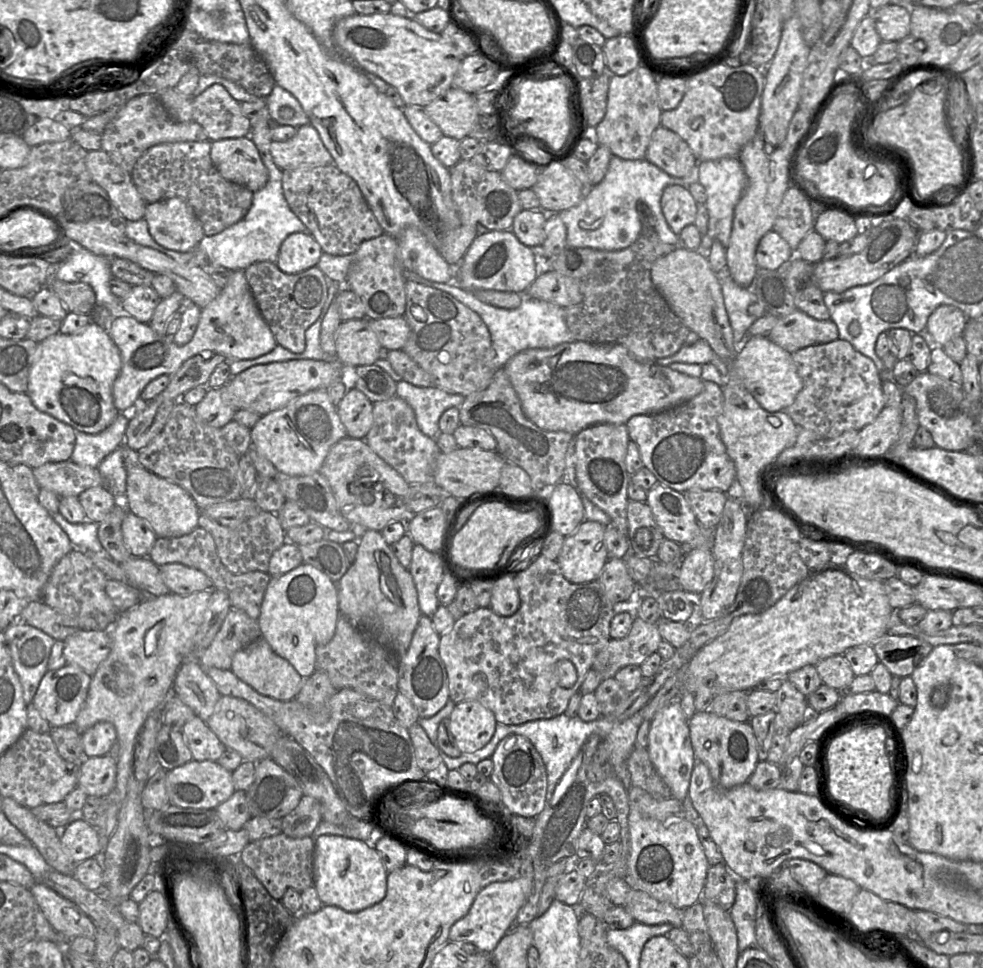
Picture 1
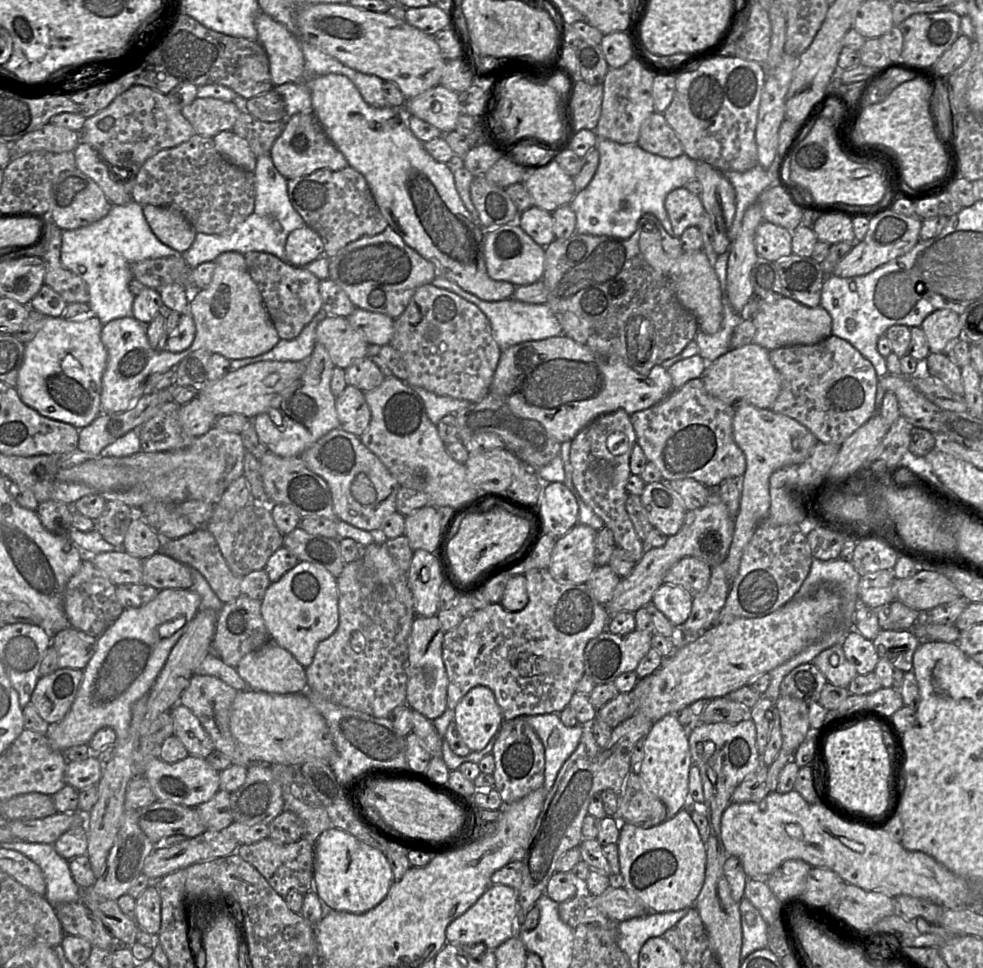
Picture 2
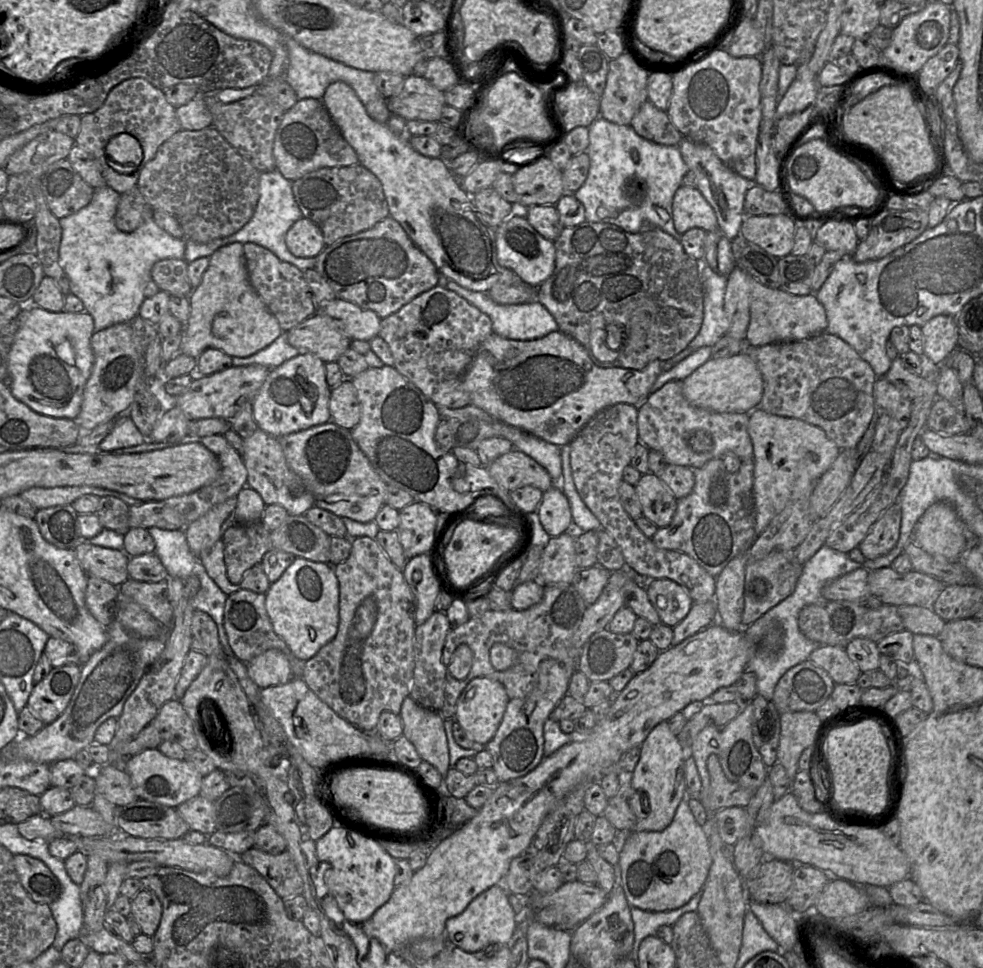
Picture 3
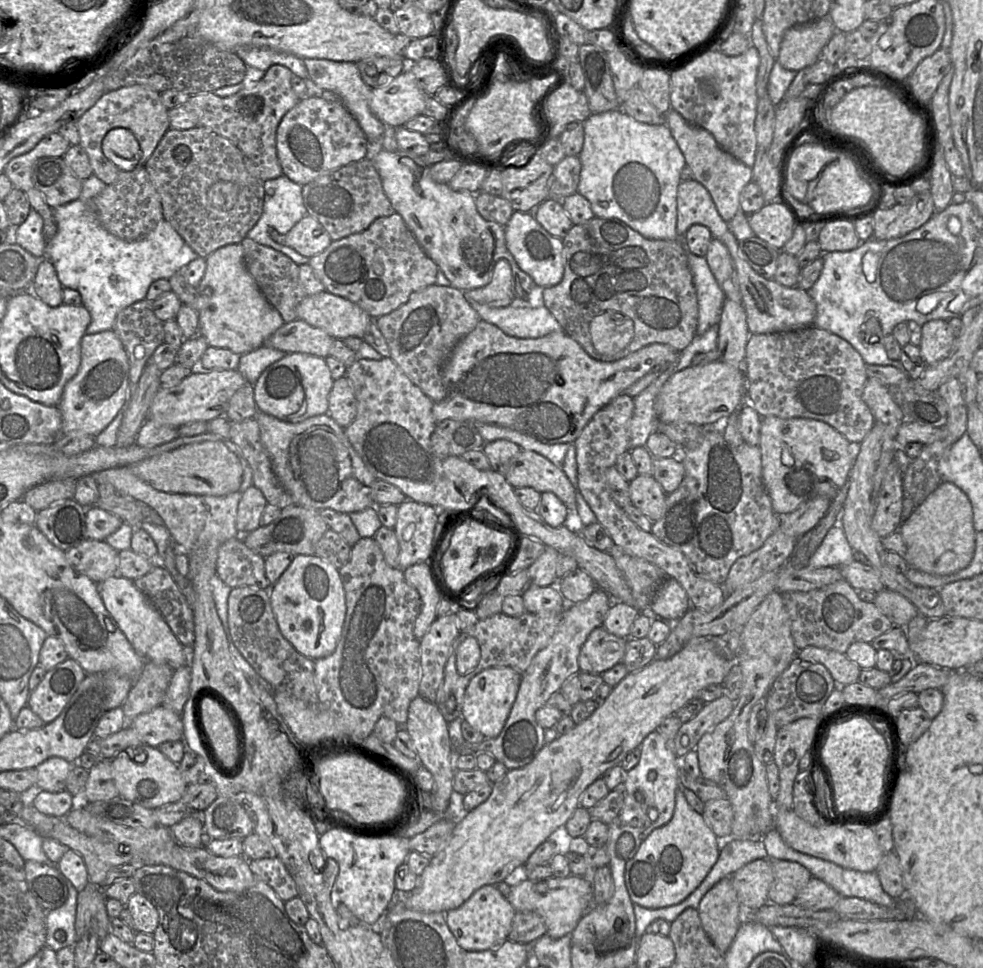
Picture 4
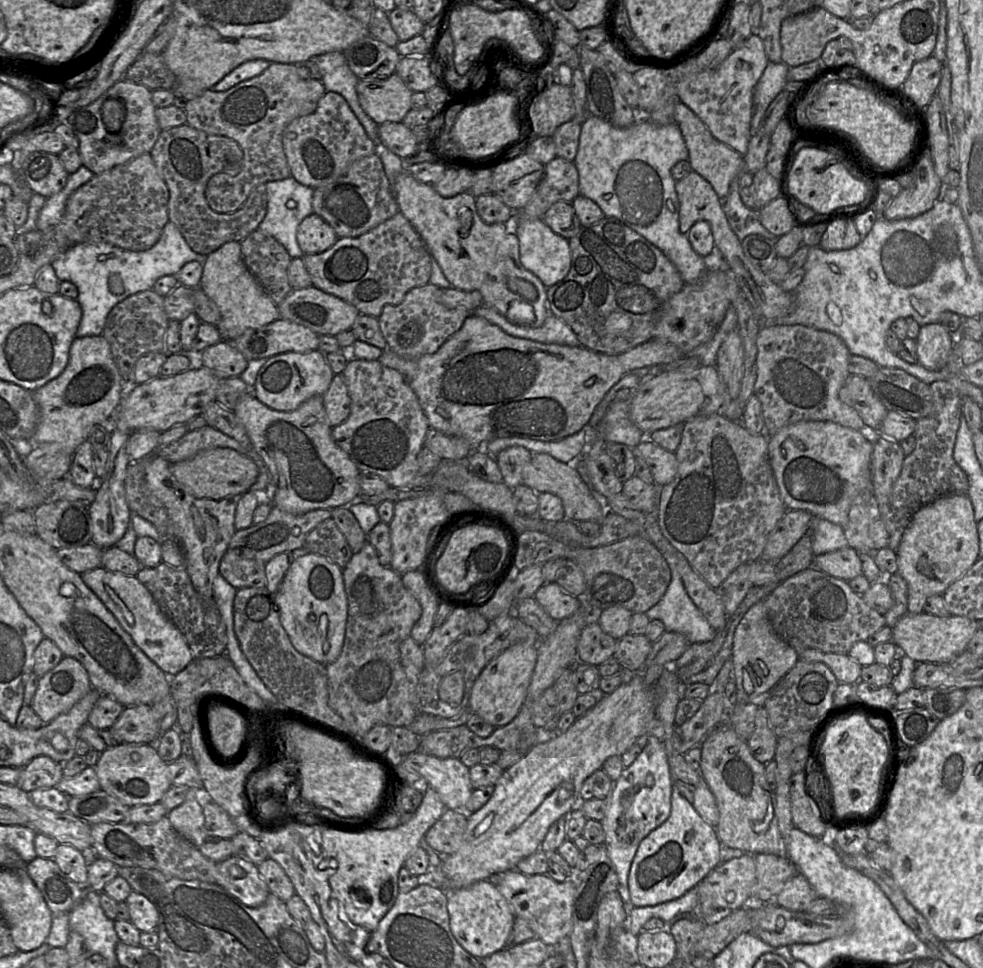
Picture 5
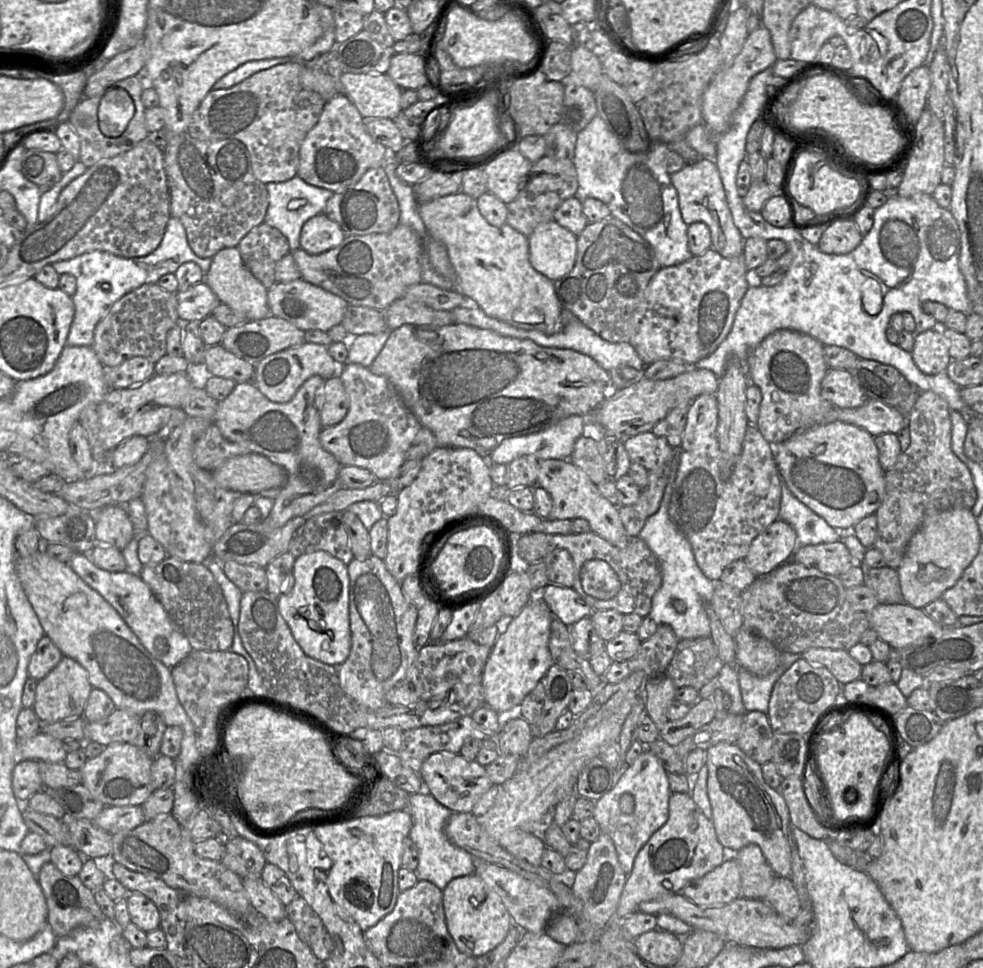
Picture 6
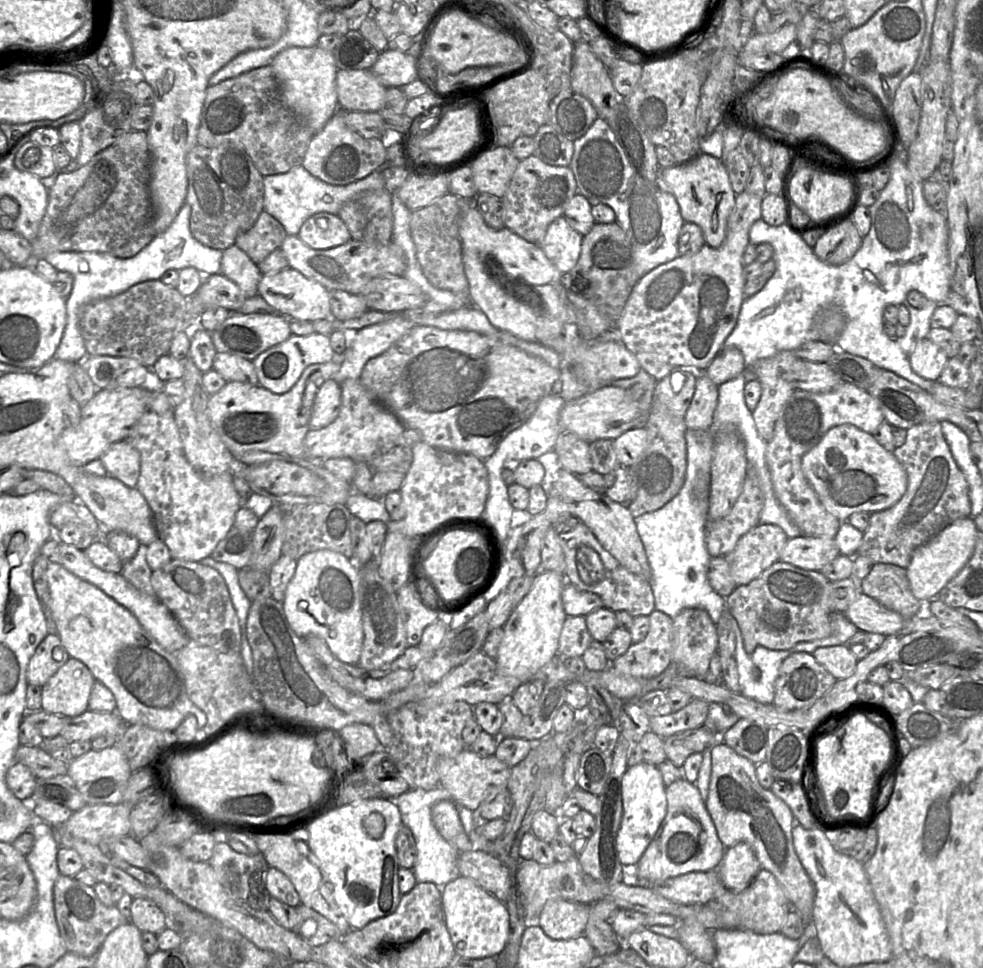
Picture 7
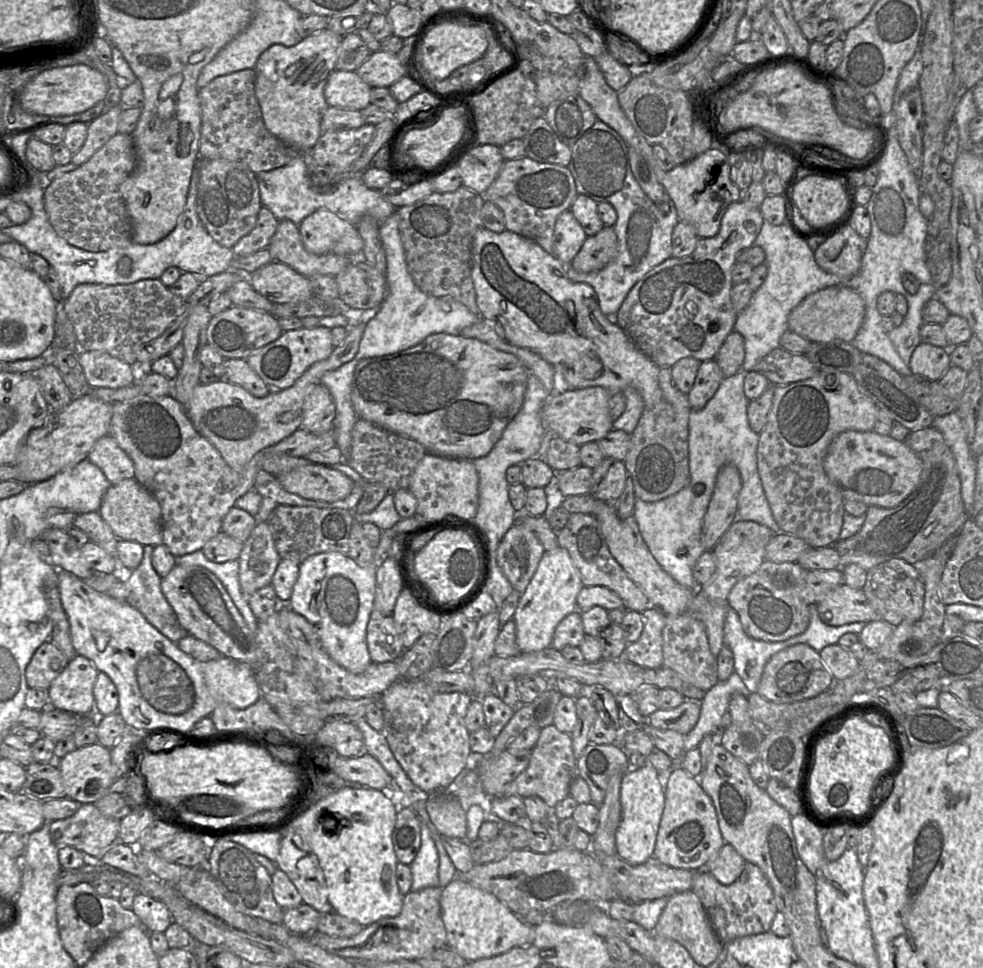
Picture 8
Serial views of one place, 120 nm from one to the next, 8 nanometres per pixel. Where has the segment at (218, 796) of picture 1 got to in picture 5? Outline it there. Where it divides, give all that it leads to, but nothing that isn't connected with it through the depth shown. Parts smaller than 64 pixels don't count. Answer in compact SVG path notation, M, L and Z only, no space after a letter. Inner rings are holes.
M118 743L101 753L94 769L101 790L132 807L160 802L171 786L167 764L158 754L155 744Z

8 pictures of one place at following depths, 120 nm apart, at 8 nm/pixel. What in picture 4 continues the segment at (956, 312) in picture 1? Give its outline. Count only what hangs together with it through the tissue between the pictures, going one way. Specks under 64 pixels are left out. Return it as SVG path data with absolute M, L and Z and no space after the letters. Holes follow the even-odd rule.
M930 320L922 325L920 353L926 365L943 359L951 350L954 335L947 320Z

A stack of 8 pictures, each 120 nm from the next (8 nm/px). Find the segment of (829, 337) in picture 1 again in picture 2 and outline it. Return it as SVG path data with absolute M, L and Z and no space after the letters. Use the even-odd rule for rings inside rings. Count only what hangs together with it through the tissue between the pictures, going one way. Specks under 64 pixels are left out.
M785 296L774 303L760 300L757 312L750 318L756 327L753 343L768 351L791 345L813 345L832 335L832 318L823 307L807 307Z

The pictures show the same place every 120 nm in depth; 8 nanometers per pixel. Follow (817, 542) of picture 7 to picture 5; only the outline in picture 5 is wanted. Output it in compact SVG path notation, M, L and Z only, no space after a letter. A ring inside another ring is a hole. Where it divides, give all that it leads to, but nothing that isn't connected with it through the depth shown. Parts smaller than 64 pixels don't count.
M850 546L814 556L813 566L845 581L863 574L858 552Z

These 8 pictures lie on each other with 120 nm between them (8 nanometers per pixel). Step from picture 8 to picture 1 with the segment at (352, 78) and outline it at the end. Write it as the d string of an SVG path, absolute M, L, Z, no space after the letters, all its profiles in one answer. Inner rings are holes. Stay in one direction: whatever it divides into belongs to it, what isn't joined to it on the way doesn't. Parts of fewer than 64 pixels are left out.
M451 87L444 95L424 108L426 115L440 128L444 136L461 141L479 125L480 112L475 95Z

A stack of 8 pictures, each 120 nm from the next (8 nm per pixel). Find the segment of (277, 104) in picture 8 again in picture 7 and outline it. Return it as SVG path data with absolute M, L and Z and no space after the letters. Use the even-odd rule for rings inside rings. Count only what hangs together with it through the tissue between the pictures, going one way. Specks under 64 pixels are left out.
M290 47L278 53L270 63L277 79L283 101L290 112L313 133L320 132L338 111L336 74L333 52L313 47Z

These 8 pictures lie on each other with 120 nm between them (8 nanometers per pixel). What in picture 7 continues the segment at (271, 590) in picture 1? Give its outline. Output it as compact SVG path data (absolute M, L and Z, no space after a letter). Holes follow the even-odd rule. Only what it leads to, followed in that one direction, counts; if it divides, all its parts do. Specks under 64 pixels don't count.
M321 549L302 555L297 560L295 574L287 585L285 598L282 602L285 616L301 638L315 635L327 643L330 651L340 661L357 665L363 648L364 632L361 608L361 571L360 566L341 553Z

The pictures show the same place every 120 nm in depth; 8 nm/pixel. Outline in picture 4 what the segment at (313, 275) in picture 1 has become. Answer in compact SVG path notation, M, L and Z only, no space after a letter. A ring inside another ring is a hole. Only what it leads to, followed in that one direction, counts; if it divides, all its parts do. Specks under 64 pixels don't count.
M246 237L241 242L244 265L268 302L280 313L284 323L297 319L297 306L307 296L299 279L299 266L283 253Z

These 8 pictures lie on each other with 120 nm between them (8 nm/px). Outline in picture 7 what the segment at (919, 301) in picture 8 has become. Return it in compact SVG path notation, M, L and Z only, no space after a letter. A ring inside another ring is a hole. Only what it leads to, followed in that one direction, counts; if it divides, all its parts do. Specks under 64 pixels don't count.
M928 299L923 308L915 308L910 303L906 306L910 313L910 323L906 326L906 333L901 338L895 338L902 350L909 356L917 342L926 338L931 329L931 317L938 303Z

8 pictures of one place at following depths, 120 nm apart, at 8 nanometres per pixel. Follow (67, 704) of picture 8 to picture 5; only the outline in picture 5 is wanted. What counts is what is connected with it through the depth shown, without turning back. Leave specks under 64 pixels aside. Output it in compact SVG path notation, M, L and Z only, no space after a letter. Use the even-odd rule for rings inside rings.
M64 656L49 672L40 677L30 707L44 724L70 710L92 688L85 667L75 658Z

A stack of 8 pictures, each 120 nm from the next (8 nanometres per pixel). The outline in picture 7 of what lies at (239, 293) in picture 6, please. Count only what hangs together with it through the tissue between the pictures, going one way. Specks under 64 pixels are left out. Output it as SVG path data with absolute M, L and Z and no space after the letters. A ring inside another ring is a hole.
M235 244L223 251L220 274L237 284L247 297L257 295L263 276L258 266Z

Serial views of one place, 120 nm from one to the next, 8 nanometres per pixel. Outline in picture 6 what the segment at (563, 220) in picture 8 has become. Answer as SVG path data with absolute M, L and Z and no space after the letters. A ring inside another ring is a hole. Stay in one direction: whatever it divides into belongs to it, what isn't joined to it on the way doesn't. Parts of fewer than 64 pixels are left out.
M556 221L539 224L528 241L532 267L548 279L556 281L573 269L577 236Z

